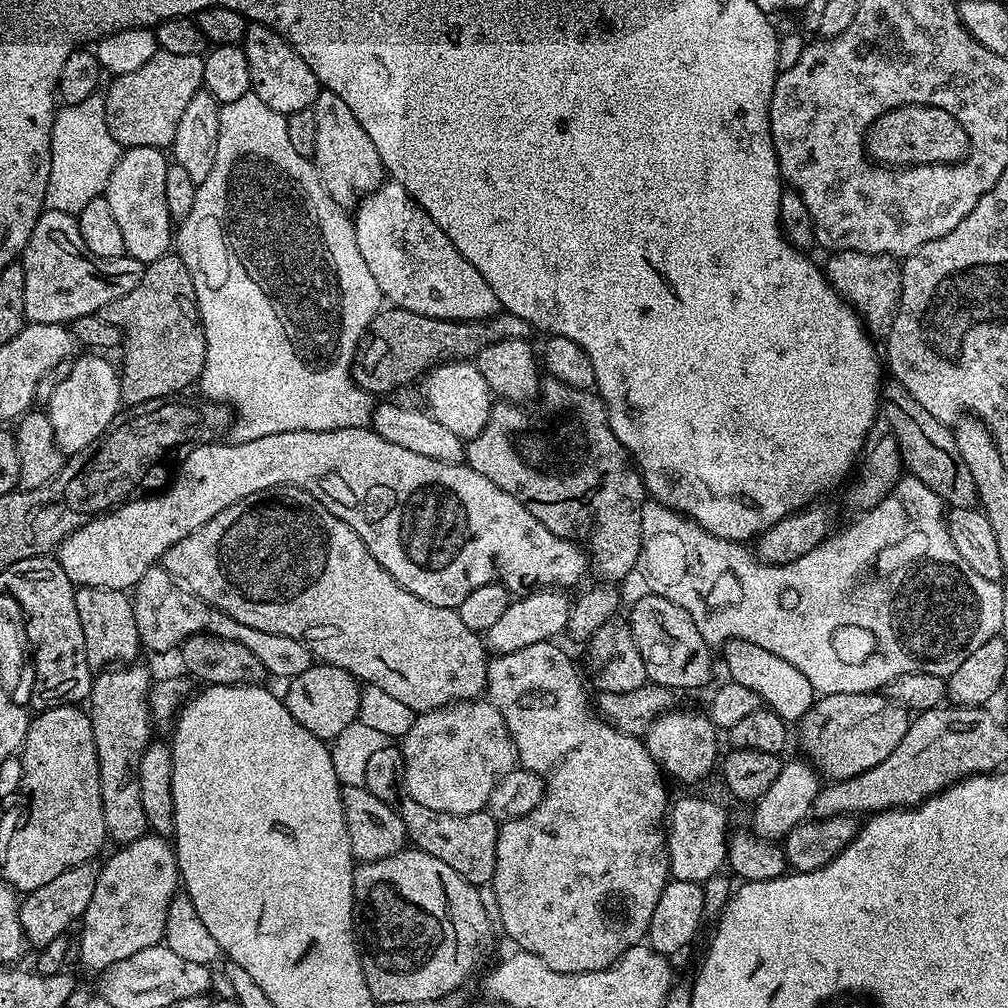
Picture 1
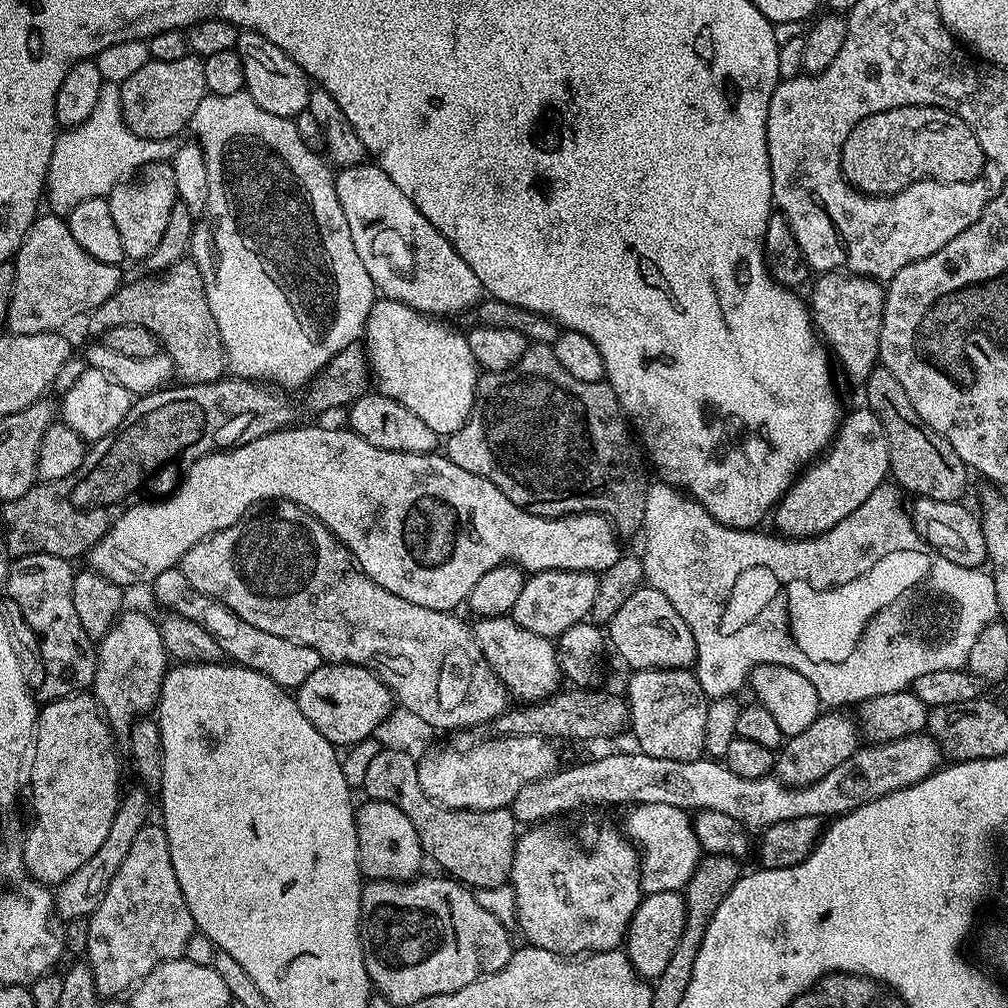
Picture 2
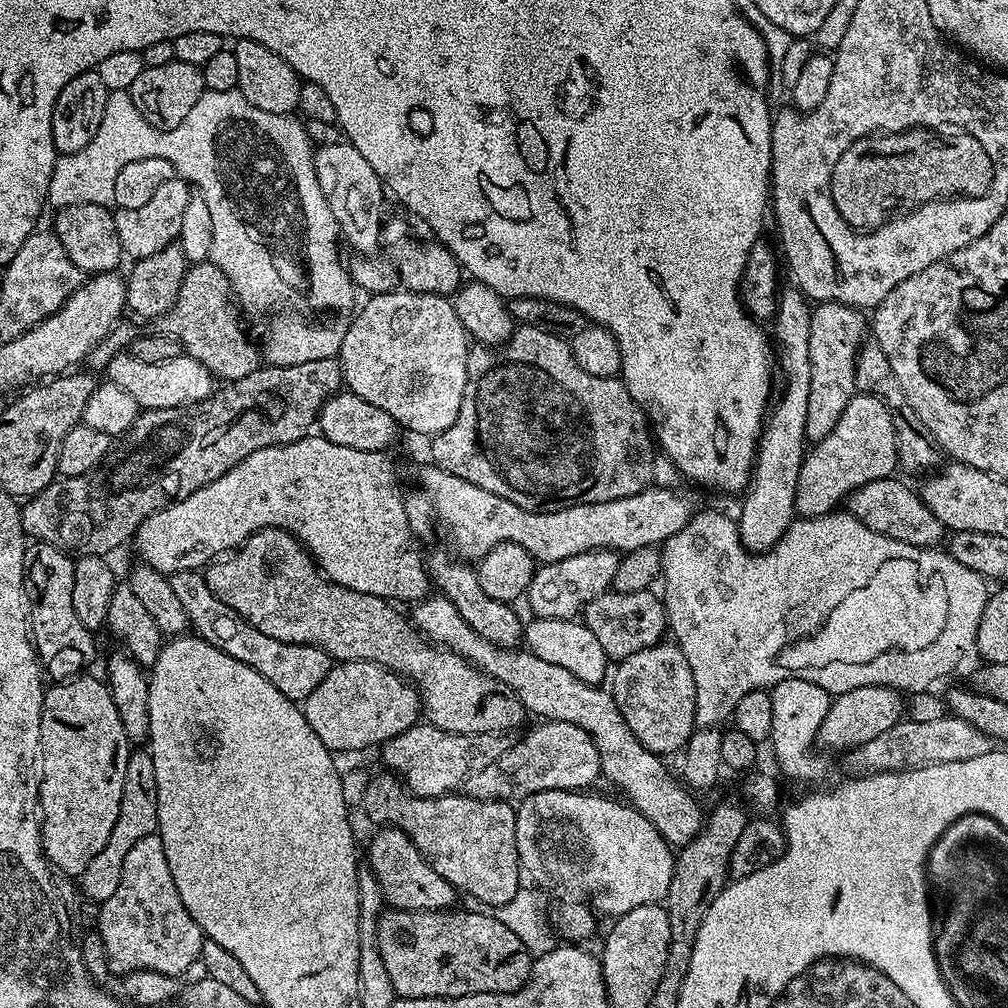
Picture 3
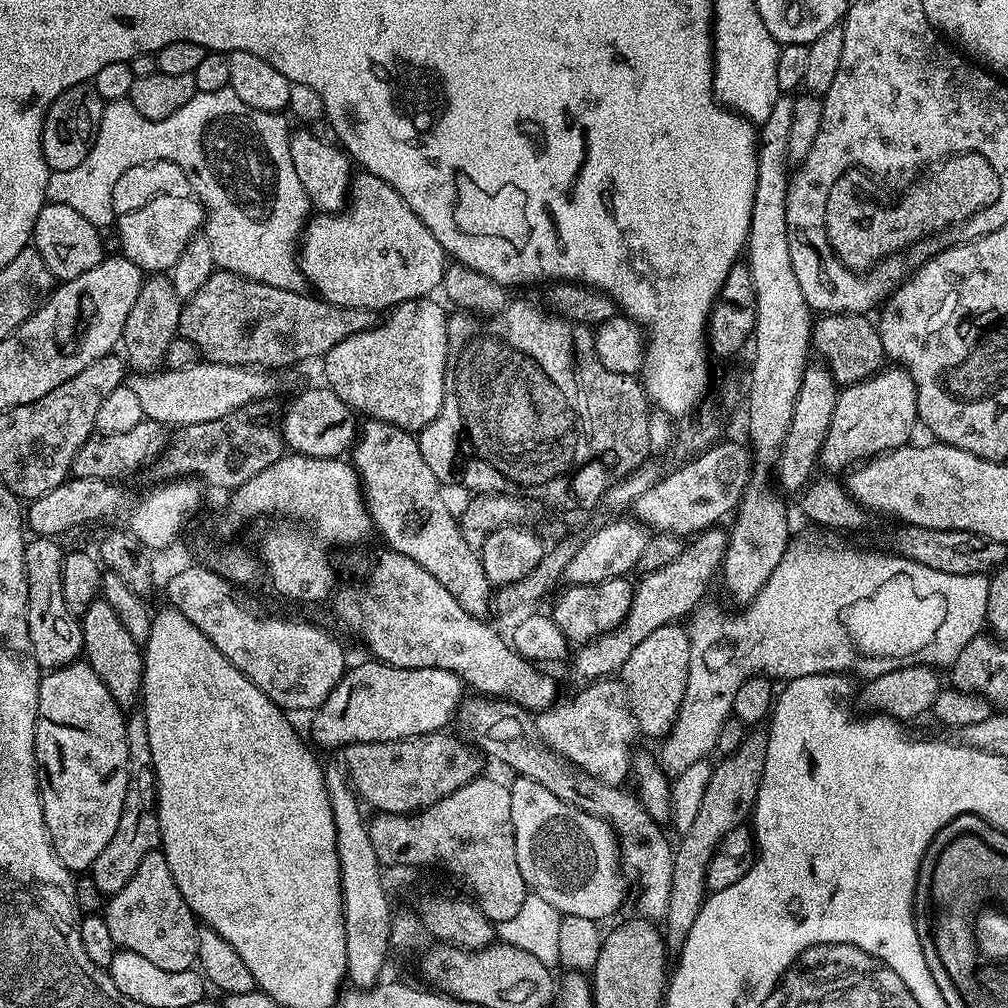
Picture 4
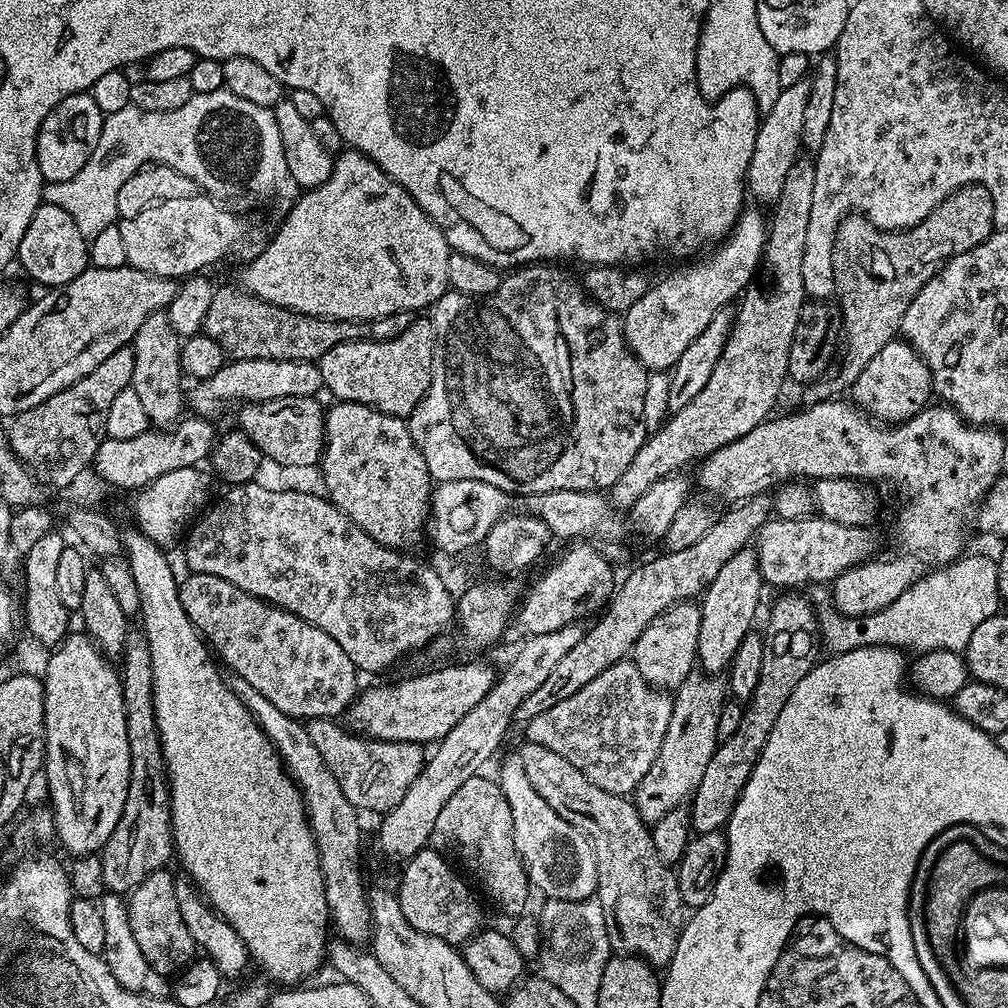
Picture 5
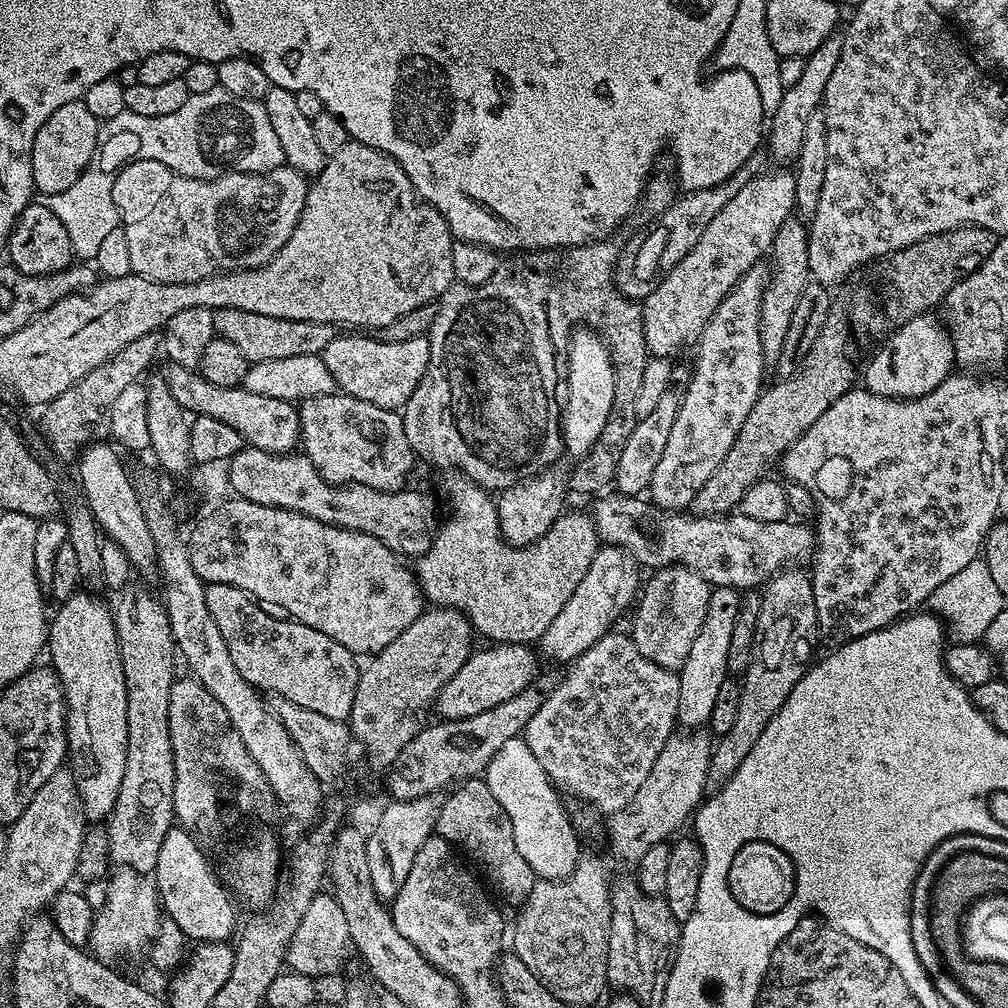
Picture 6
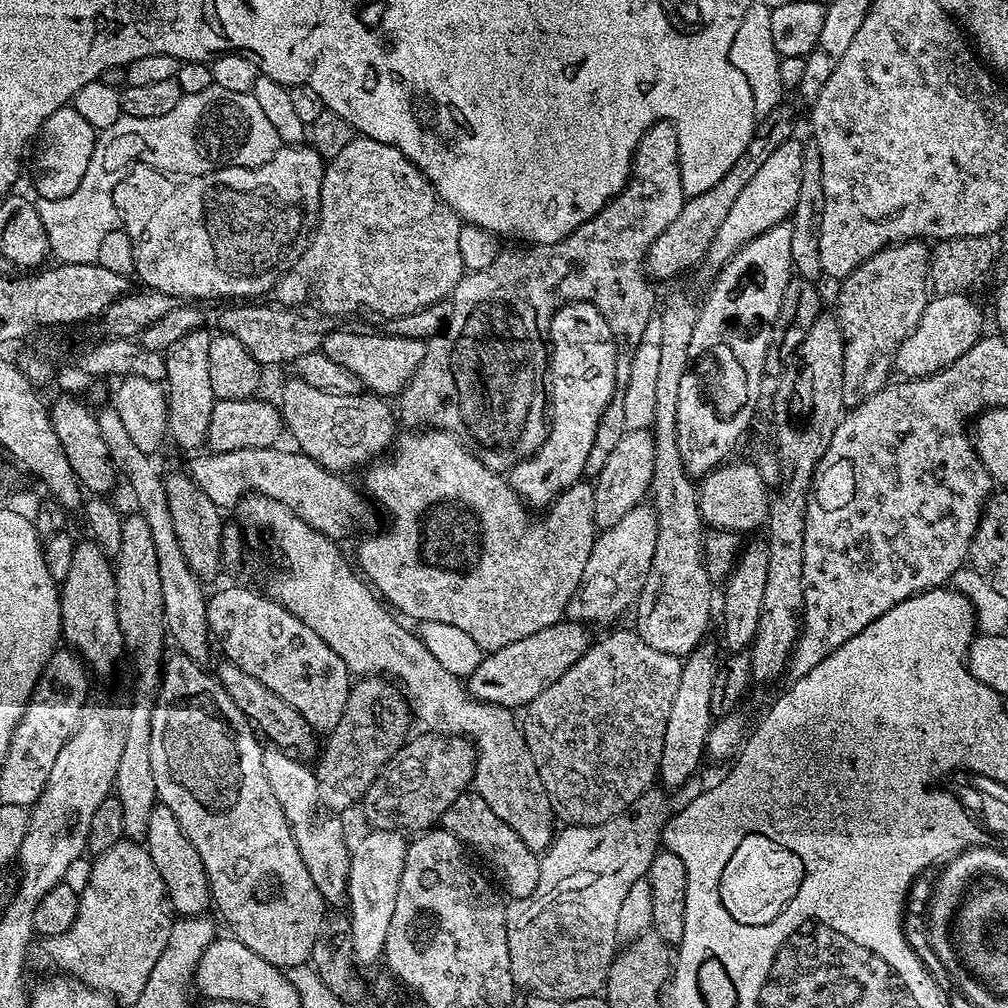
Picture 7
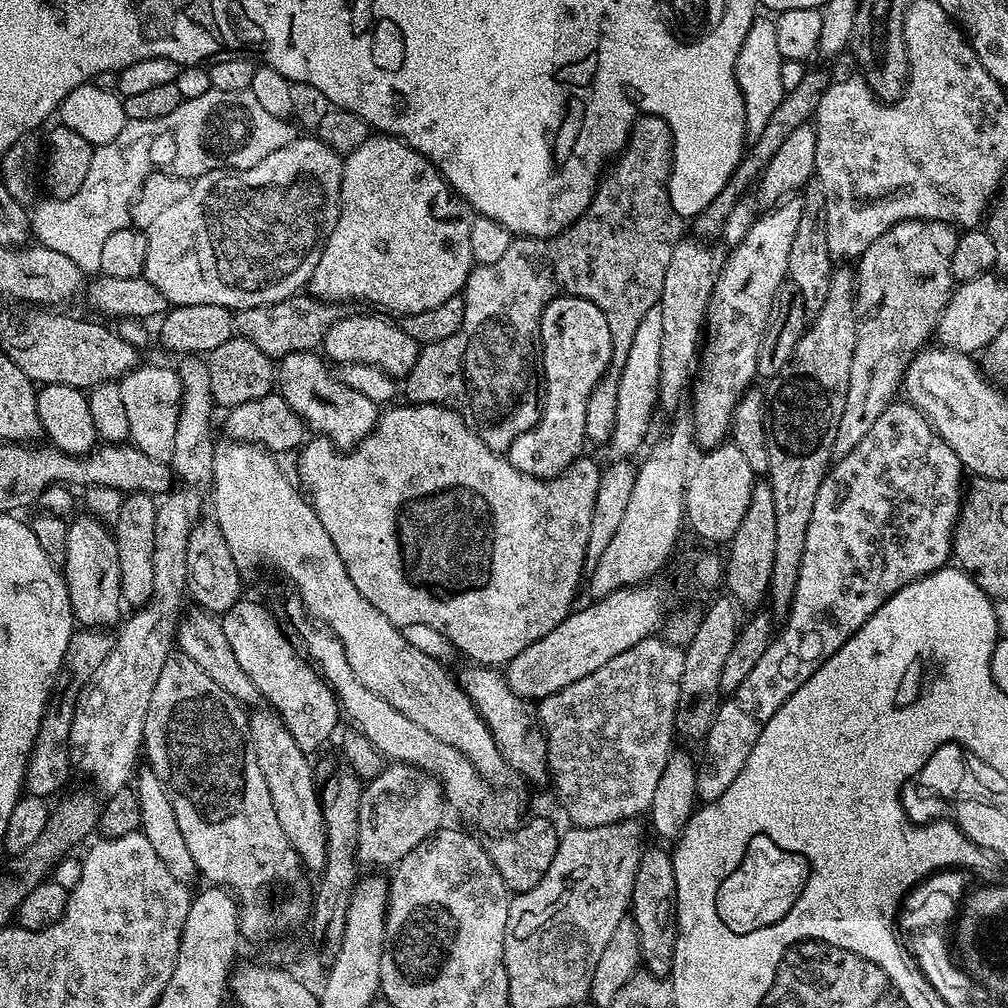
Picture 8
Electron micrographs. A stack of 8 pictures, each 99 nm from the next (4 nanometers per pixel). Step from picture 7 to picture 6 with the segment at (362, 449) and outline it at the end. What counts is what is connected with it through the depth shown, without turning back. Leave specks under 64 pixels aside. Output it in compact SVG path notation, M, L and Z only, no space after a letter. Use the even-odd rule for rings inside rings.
M343 394L310 398L299 405L298 411L303 455L307 456L326 482L361 484L379 492L394 492L405 487L404 479L412 468L414 453L410 442L406 442L404 418L399 411L374 406L370 402L362 402Z

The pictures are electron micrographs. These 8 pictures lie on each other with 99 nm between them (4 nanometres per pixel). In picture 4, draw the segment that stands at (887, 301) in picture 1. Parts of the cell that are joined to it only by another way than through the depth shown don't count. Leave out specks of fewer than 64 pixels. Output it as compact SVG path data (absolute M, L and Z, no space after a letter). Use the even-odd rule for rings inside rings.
M810 366L804 372L798 398L794 402L794 418L786 434L786 442L780 448L780 457L774 465L774 480L779 491L799 493L813 479L812 471L818 468L820 451L828 433L830 422L834 418L834 406L838 395L837 381L823 366Z

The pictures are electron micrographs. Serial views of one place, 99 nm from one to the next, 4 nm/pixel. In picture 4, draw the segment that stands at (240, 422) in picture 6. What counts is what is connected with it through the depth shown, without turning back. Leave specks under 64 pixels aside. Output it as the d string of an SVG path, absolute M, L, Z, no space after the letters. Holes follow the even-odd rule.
M327 386L319 387L306 389L289 402L284 421L281 419L278 424L280 435L297 456L340 458L358 439L358 416L350 406L346 406L346 402L342 402L342 398L338 398L338 394L331 392Z

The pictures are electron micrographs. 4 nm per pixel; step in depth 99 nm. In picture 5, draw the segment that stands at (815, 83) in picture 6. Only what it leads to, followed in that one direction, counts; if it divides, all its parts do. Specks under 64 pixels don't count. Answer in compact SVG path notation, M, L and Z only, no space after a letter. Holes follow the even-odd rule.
M810 80L794 82L794 86L780 89L778 99L768 112L763 113L754 138L754 154L750 154L750 166L746 177L746 192L752 196L757 205L775 205L778 194L782 194L782 186L790 166L802 155L802 122L804 121L806 101L810 99Z

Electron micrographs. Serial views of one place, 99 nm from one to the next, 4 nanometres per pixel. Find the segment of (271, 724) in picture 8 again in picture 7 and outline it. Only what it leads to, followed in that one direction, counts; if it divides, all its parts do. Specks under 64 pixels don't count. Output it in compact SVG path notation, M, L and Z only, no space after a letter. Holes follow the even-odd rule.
M271 746L264 748L262 770L266 770L266 782L270 782L270 790L274 790L274 798L278 798L278 806L282 806L286 814L298 854L302 854L302 862L306 862L306 870L310 870L310 878L314 878L314 886L318 886L322 898L329 905L343 905L348 895L348 875L352 861L350 840L348 844L344 837L344 824L340 821L343 819L322 815L315 771L305 761L296 760L280 748Z

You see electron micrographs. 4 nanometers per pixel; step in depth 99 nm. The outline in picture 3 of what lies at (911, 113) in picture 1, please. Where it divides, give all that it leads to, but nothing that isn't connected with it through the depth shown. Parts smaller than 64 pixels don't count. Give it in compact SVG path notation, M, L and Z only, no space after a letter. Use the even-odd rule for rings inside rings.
M910 128L902 132L873 134L865 136L862 140L855 140L855 142L844 151L842 158L838 158L838 162L834 166L834 174L832 175L832 201L838 210L838 214L842 214L842 218L851 228L871 230L880 227L885 220L889 219L893 214L899 213L901 209L911 210L919 208L922 204L929 204L931 200L942 200L945 198L955 198L957 196L981 196L990 190L990 186L992 185L992 163L990 162L990 154L986 154L986 150L982 150L982 142L978 142L978 138L974 138L963 130L952 134L956 136L940 137L936 135L940 134L923 128Z

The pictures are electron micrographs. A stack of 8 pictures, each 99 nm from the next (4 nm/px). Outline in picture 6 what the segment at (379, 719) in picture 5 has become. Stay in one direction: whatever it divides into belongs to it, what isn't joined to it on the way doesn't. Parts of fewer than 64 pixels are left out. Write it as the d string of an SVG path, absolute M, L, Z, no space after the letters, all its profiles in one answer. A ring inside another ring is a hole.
M496 644L484 646L481 650L473 651L466 663L460 667L458 674L442 686L434 701L434 708L446 720L465 720L474 714L482 714L498 702L506 702L506 698L514 698L514 694L522 694L534 683L538 669L536 660L538 656L529 645L526 644Z

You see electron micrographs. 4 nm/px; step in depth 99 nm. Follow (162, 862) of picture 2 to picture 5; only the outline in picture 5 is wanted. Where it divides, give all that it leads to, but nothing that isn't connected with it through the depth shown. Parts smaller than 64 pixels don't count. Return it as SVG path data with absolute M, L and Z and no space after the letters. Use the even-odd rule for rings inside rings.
M163 868L144 879L133 892L129 893L126 903L132 934L134 934L146 960L156 972L165 976L172 976L183 971L195 959L197 946L190 935L190 930L186 927L186 922L182 922L182 914L177 900L176 878L168 871L169 869Z

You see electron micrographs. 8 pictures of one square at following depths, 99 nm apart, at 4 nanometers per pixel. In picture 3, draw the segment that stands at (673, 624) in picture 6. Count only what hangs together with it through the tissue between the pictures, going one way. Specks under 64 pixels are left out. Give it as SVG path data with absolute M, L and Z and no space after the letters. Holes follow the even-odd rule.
M661 642L630 654L630 658L619 661L615 668L616 673L613 671L610 676L610 691L622 718L626 718L626 726L634 730L634 738L661 758L683 750L698 727L694 674L690 674L686 654L682 654L675 642Z

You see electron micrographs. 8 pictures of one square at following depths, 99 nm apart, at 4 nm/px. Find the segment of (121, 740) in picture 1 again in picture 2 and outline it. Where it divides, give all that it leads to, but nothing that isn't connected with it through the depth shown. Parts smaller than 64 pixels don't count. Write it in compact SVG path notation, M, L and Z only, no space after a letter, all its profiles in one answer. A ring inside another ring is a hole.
M121 611L110 626L110 630L98 642L96 648L96 669L90 685L91 695L96 697L96 703L102 709L102 715L108 722L108 727L116 734L127 734L132 725L145 714L151 713L160 702L160 691L164 675L170 667L170 657L166 646L162 646L160 625L151 620L144 612Z

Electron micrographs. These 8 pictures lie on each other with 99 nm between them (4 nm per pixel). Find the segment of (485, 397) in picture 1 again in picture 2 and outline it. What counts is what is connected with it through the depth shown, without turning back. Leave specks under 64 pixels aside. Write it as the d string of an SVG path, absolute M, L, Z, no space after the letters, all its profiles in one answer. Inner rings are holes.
M387 298L377 299L376 303L372 305L370 314L366 318L364 323L364 330L362 333L362 347L364 349L364 355L368 358L368 366L370 369L371 379L374 381L375 391L382 393L386 398L394 398L394 402L402 402L402 406L406 406L406 410L410 410L411 413L417 418L422 418L422 422L426 422L426 426L430 426L430 430L436 432L437 437L447 438L452 435L453 432L464 425L466 418L472 412L472 404L476 401L476 382L478 379L478 365L474 354L470 354L470 346L468 345L468 337L463 331L455 332L448 324L443 324L443 319L437 318L432 314L425 314L414 310L410 306L406 306L402 302L397 300L389 300Z

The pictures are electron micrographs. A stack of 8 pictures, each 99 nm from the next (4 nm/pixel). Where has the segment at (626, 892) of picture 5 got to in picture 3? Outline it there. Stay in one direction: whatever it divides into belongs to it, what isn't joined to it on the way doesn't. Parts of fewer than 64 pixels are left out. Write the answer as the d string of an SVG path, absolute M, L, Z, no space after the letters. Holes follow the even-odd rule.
M264 528L261 532L255 532L251 538L245 540L239 548L227 553L223 558L217 558L207 565L202 572L206 586L210 586L210 590L221 600L226 602L226 606L230 606L230 610L243 618L250 626L254 626L258 630L262 630L262 634L266 634L270 638L278 638L282 642L290 642L291 644L309 644L315 648L320 648L333 661L343 662L345 660L361 660L362 662L374 662L380 664L383 668L389 668L391 672L397 672L405 681L411 682L416 691L420 693L420 703L422 705L423 715L426 717L427 723L438 726L447 732L454 734L470 734L475 732L512 732L516 727L526 719L526 713L522 702L517 696L505 690L496 681L491 680L485 672L479 672L473 664L463 660L457 652L449 652L443 646L437 646L429 642L413 625L410 623L409 617L399 612L395 603L382 599L374 594L362 594L355 592L349 588L343 588L337 584L332 584L329 580L324 579L323 575L318 571L313 559L308 554L308 549L300 543L297 537L290 532L285 532L283 528Z

